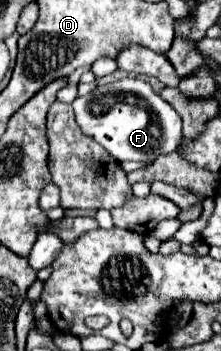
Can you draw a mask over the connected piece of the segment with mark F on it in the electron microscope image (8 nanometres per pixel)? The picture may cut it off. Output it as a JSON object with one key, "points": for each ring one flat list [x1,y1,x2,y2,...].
{"points":[[125,78,113,84,97,86,87,96,75,98,73,110,81,132,99,142,117,162,153,162,163,154,175,152,183,138,181,116,171,104,155,94,151,84,141,78]]}

